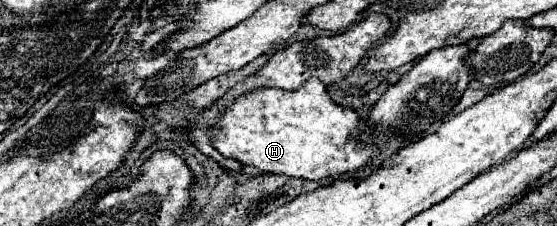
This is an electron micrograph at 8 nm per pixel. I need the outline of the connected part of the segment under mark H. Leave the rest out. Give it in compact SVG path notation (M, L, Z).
M310 77L300 89L296 91L282 91L262 87L250 93L240 95L234 99L230 107L226 107L216 125L210 129L210 141L216 151L220 151L228 159L236 159L242 165L254 165L262 173L282 173L288 177L300 177L318 181L330 175L344 175L362 169L370 159L376 155L376 147L364 147L356 139L352 139L360 129L358 113L348 107L340 107L332 103L326 87L318 81L318 77Z

